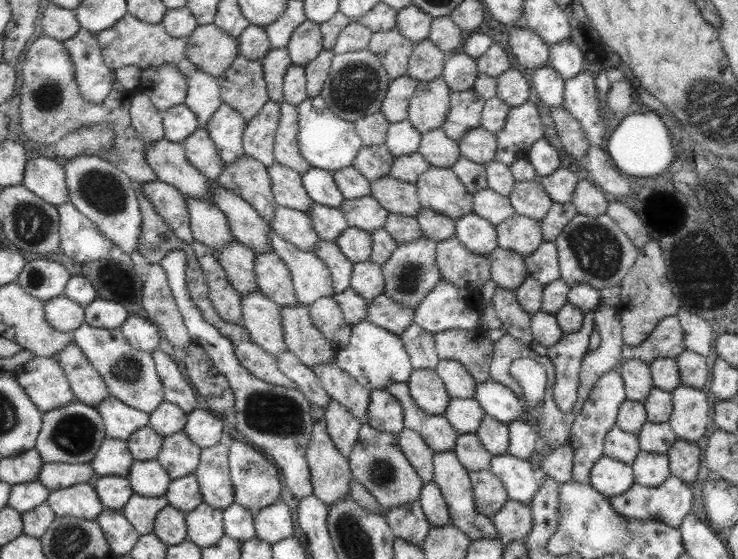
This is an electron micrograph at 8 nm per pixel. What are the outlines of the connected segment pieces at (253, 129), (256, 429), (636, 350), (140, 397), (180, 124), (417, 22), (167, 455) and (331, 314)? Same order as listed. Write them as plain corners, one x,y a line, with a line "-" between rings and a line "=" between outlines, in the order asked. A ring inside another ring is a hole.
269,100
253,119
248,121
243,139
246,156
259,159
267,168
276,163
274,146
282,117
282,104
=
171,250
165,258
161,258
159,265
167,272
167,282
171,294
176,299
181,315
183,315
188,332
192,340
207,352
230,382
230,387
236,396
236,429
247,438
266,456
269,456
282,470
284,481
290,492
299,500
314,494
314,485
311,480
311,467
307,460
307,451
311,442
314,418
310,399
298,388
275,386
254,375
245,366
242,366
235,353
235,346
217,327
207,322
202,311
197,307
188,291
186,280
187,254
183,250
=
675,315
663,318
642,342
633,347
621,344
618,366
631,359
649,364
655,358
675,358
684,350
682,330
=
84,323
78,330
73,331
73,335
73,342
82,348
87,359
91,360
95,369
102,374
103,380
110,387
110,394
121,402
151,414
166,400
164,384
153,354
131,346
120,329
108,330
=
186,105
169,109
164,115
166,138
173,142
182,142
189,138
199,127
197,115
=
411,4
398,11
397,29
402,31
405,38
414,43
426,41
430,38
434,17
421,10
417,5
=
182,431
165,438
157,459
172,479
178,479
194,474
201,464
202,449
=
324,297
310,305
310,314
319,331
335,350
350,346
353,328
346,322
346,316
333,297

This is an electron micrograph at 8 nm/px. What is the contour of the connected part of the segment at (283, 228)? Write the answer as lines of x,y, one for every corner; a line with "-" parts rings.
278,205
271,225
274,232
295,243
301,250
315,251
321,240
310,215
289,206

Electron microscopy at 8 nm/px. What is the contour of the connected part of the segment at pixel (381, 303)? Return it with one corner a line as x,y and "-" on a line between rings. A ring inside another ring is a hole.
382,295
370,301
368,320
399,336
414,325
415,312
409,306
399,304
389,296

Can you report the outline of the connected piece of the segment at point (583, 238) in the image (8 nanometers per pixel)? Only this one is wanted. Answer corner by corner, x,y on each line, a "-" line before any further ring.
605,213
595,217
575,214
553,241
557,247
558,272
570,288
584,283
598,292
619,285
638,255
627,235

